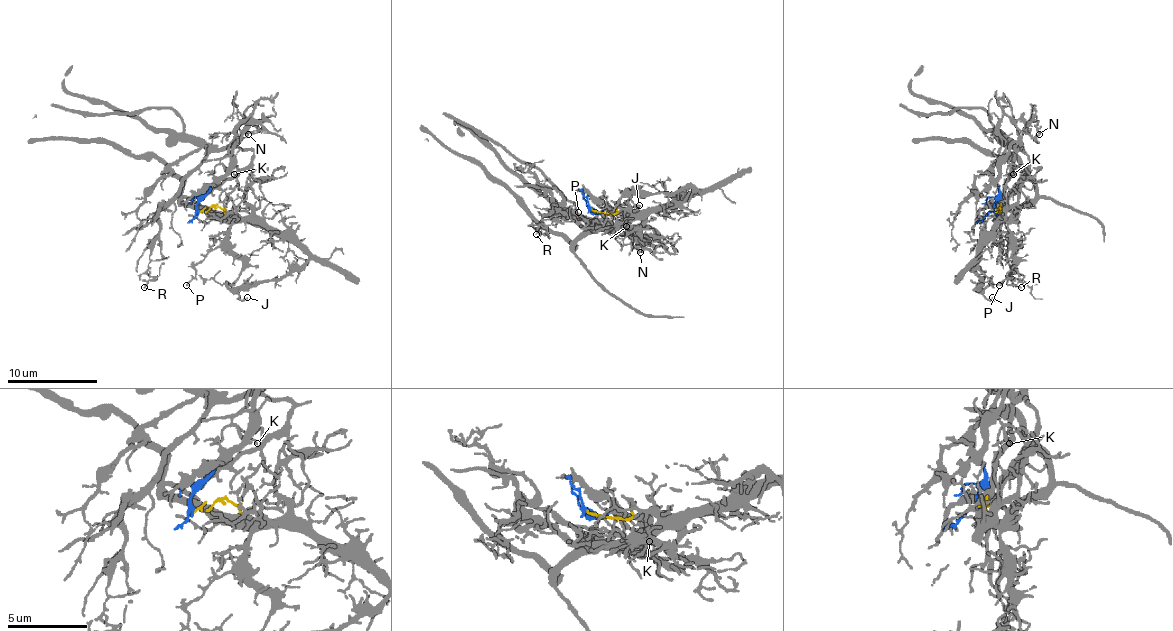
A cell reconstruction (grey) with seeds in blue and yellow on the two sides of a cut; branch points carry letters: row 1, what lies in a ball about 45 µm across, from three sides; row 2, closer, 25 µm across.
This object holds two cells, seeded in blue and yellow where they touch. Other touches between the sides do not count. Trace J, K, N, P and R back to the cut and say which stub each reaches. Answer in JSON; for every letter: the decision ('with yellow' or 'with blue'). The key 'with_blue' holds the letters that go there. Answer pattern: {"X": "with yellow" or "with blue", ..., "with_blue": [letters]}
{"J": "with yellow", "K": "with blue", "N": "with blue", "P": "with yellow", "R": "with blue", "with_blue": ["K", "N", "R"]}

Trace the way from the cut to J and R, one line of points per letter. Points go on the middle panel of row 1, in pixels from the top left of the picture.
J: (591, 209), (613, 213), (625, 209), (629, 215), (591, 226), (587, 224), (602, 222), (622, 197), (638, 204)
R: (591, 209), (618, 211), (627, 229), (618, 233), (582, 226), (573, 217), (551, 213), (535, 233)

